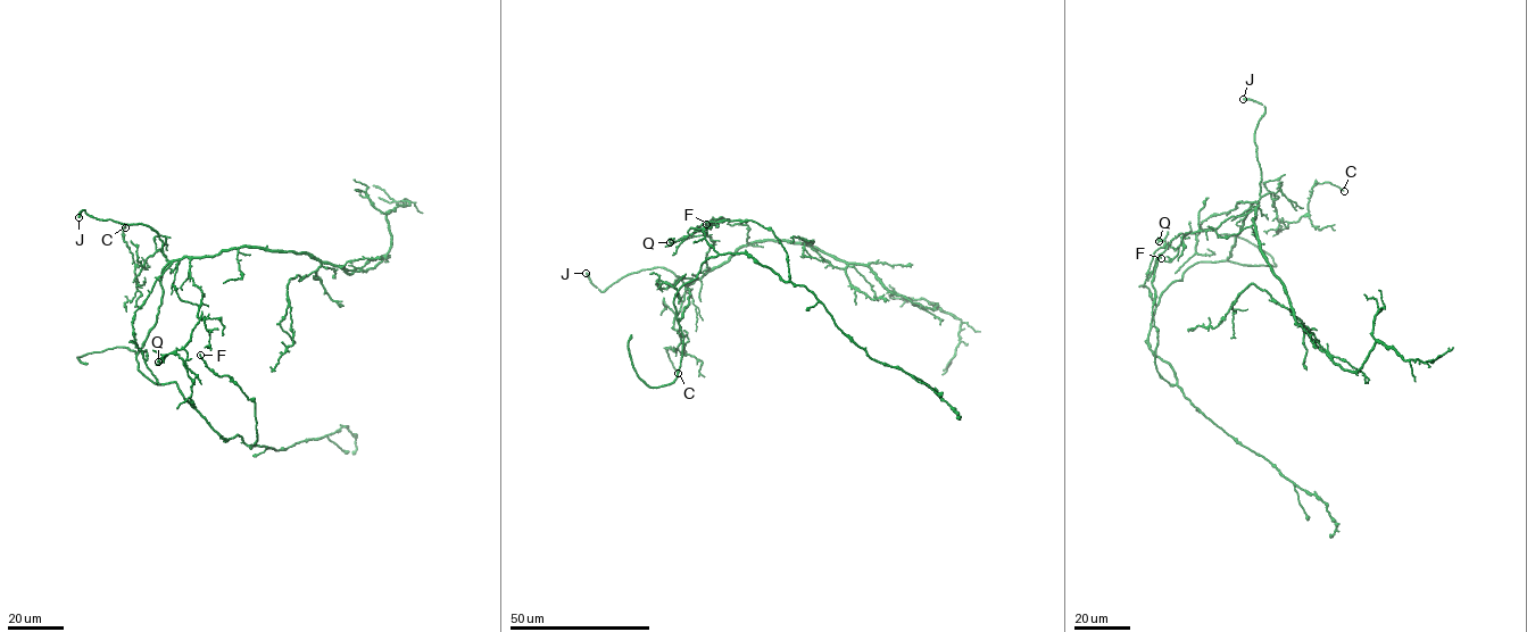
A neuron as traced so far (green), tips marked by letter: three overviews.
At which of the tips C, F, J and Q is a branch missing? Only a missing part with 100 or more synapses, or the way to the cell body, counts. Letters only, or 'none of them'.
none of them

